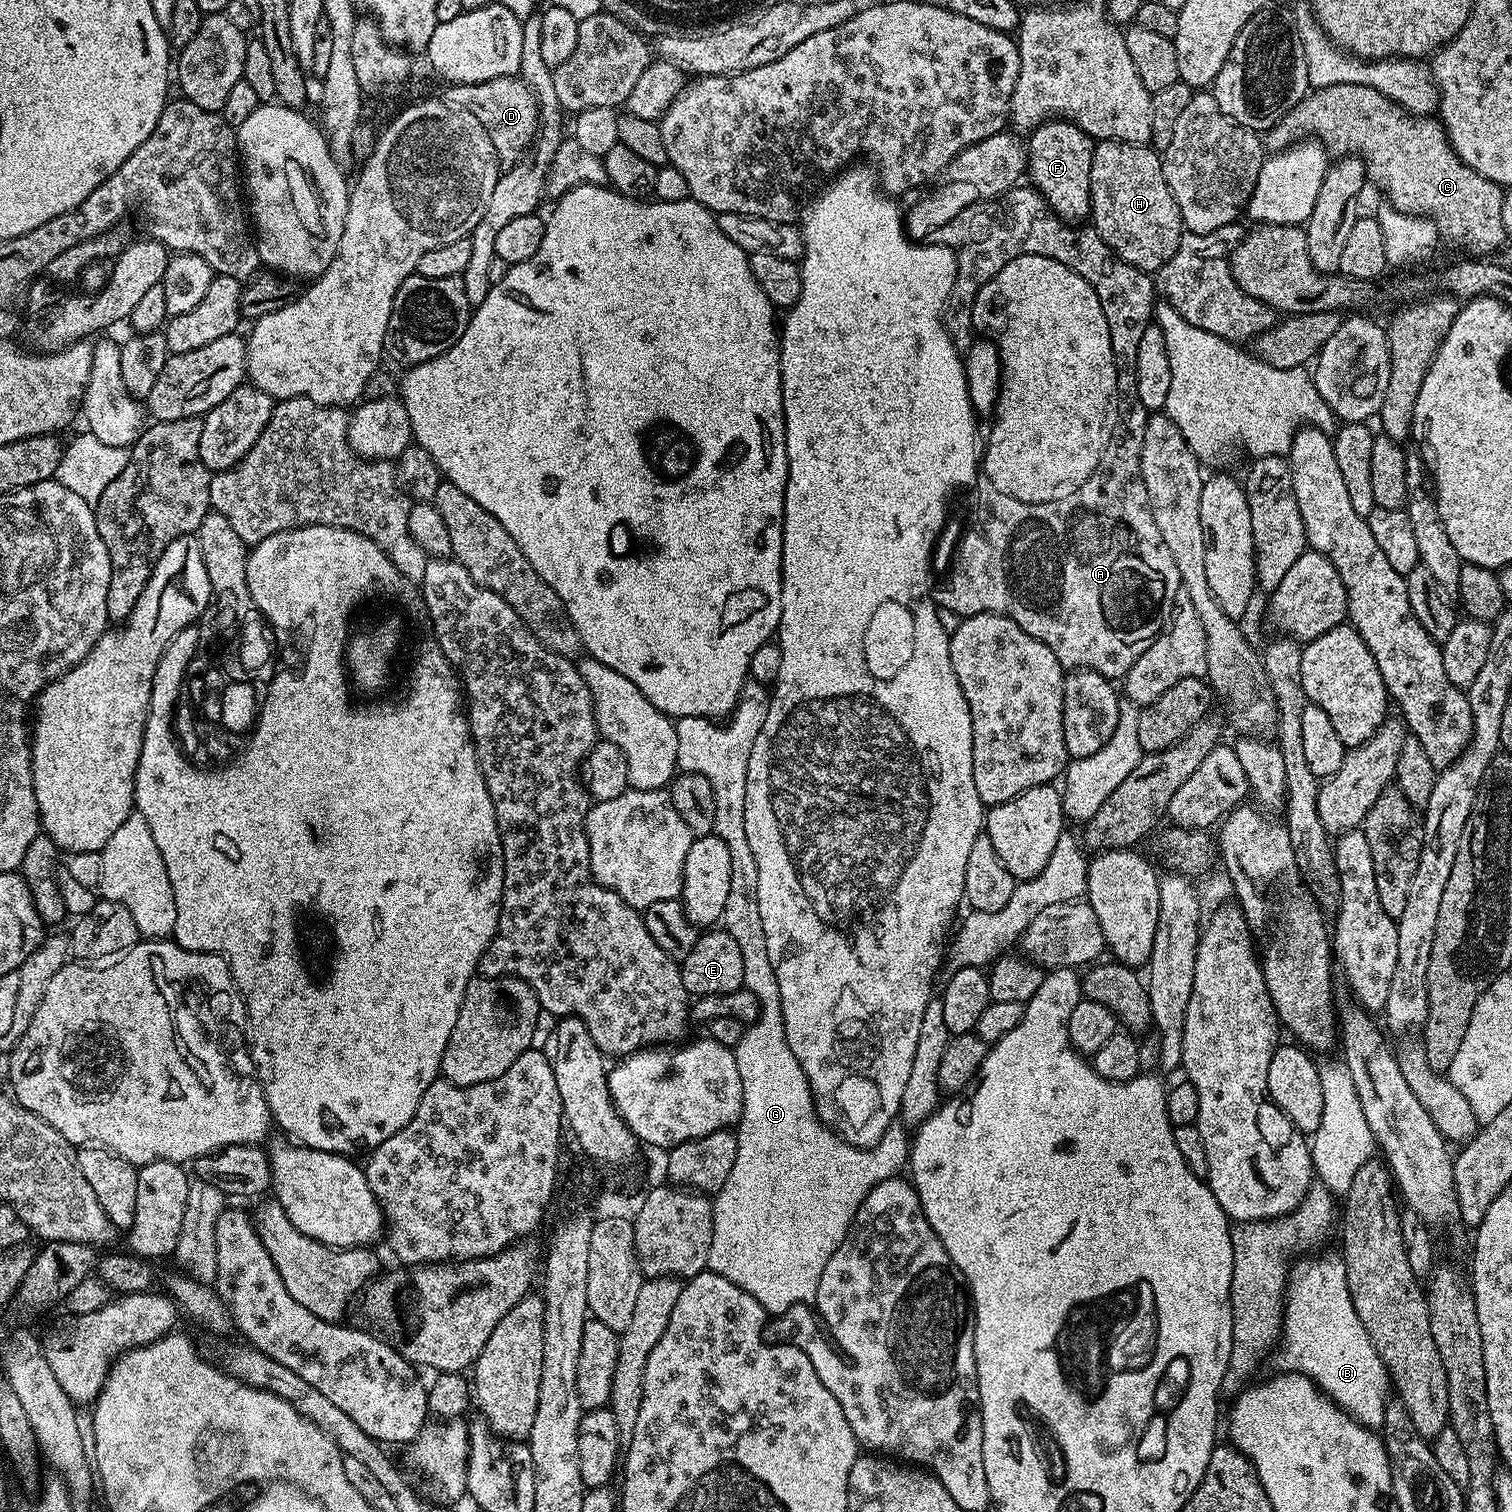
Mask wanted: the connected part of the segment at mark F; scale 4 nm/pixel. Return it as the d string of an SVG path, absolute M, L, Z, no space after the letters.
M1049 118L1033 128L1026 140L1028 167L1026 176L1031 187L1041 192L1044 201L1051 206L1065 222L1076 226L1089 219L1090 202L1090 162L1094 158L1096 144L1091 136L1073 121L1063 118Z

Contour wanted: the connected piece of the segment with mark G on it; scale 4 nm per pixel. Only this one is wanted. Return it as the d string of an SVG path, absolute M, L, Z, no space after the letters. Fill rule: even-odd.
M749 679L740 691L740 701L736 703L736 708L730 713L730 719L727 721L729 724L725 728L719 728L716 725L719 723L715 719L706 716L682 716L675 721L675 726L678 734L677 769L702 774L702 778L706 778L706 782L710 782L710 787L714 789L714 835L722 838L722 842L726 842L726 846L730 849L730 894L726 897L726 910L724 911L722 928L723 931L730 934L730 938L734 938L734 942L738 942L738 950L742 953L744 987L749 988L760 1003L758 1018L754 1023L745 1027L742 1042L738 1042L738 1046L734 1050L736 1061L738 1062L738 1075L742 1078L742 1114L740 1115L740 1123L735 1129L738 1154L734 1157L734 1167L730 1169L730 1174L726 1174L726 1182L722 1186L722 1190L715 1193L712 1200L714 1234L710 1242L710 1258L708 1259L707 1271L722 1274L722 1278L726 1278L730 1282L734 1282L734 1286L746 1290L746 1294L754 1297L764 1308L765 1313L772 1317L780 1316L783 1312L790 1311L795 1304L804 1304L807 1300L808 1303L815 1301L818 1282L822 1278L822 1270L826 1270L826 1262L830 1262L834 1250L838 1250L838 1246L842 1246L842 1242L846 1238L846 1234L851 1230L854 1218L858 1214L858 1206L862 1206L866 1194L870 1194L870 1190L874 1186L878 1186L878 1182L899 1177L903 1173L900 1172L903 1168L905 1171L910 1160L910 1132L907 1132L907 1130L909 1131L907 1127L904 1127L904 1129L899 1128L899 1126L893 1126L886 1130L886 1134L882 1134L882 1138L873 1148L855 1148L850 1146L848 1141L840 1139L832 1129L825 1128L820 1119L816 1117L816 1104L812 1101L812 1091L808 1085L806 1074L802 1070L798 1058L794 1058L794 1050L790 1050L790 1042L786 1040L786 1026L784 1025L784 1015L780 1005L778 978L774 974L774 966L770 962L770 954L766 950L766 933L762 930L762 917L758 914L758 862L754 862L754 853L750 850L750 841L746 839L746 770L750 762L750 750L754 750L754 742L758 738L758 730L762 730L762 722L766 722L769 699L769 689L765 685L759 684L758 681Z

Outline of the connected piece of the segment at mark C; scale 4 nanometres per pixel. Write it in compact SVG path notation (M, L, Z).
M1326 86L1309 91L1273 128L1268 129L1263 137L1263 145L1269 153L1275 154L1292 147L1304 137L1323 144L1324 151L1333 157L1349 154L1359 156L1368 172L1368 180L1376 183L1382 191L1388 192L1387 203L1411 216L1427 216L1435 222L1445 241L1468 240L1472 236L1472 248L1476 251L1473 253L1480 258L1492 254L1488 252L1498 251L1506 243L1502 222L1505 189L1490 182L1458 158L1439 119L1413 116L1401 104L1393 104L1390 98L1378 94L1378 90L1370 86Z

